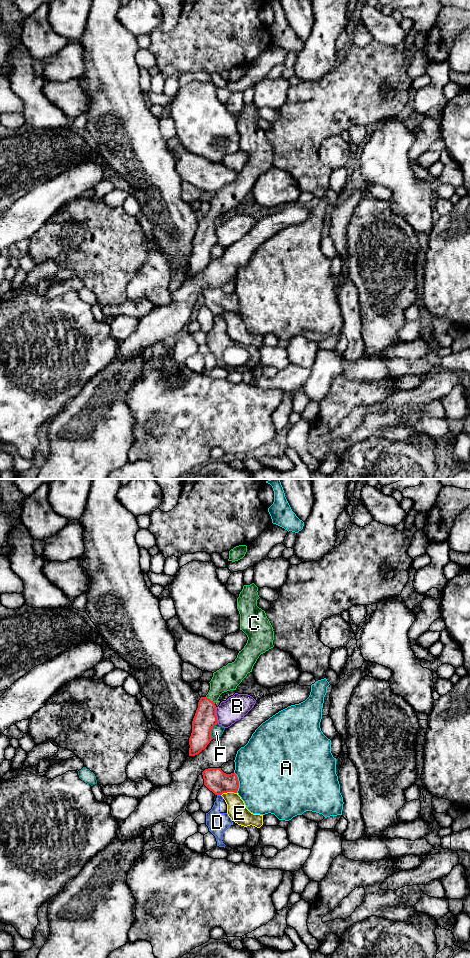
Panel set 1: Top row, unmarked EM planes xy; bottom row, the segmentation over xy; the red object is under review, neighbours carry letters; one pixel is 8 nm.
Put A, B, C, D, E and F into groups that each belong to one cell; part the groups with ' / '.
A / B / C / D / E / F

